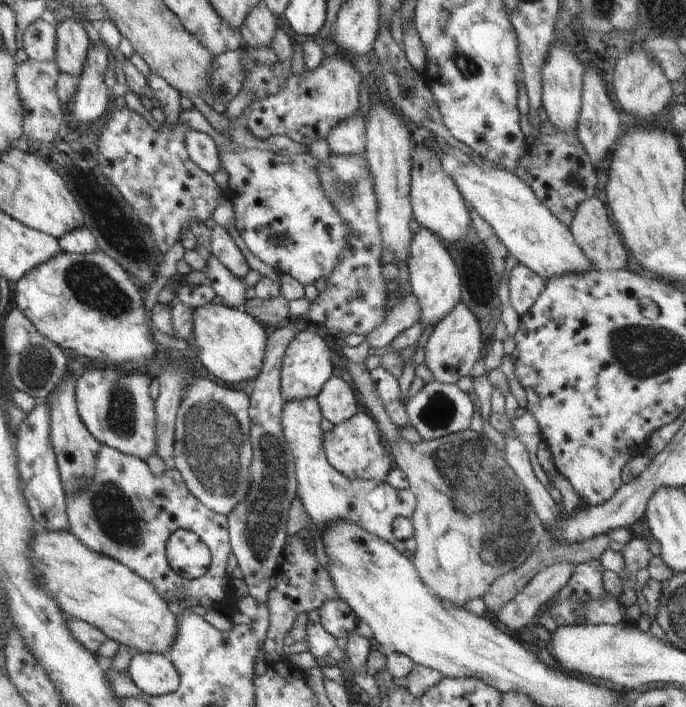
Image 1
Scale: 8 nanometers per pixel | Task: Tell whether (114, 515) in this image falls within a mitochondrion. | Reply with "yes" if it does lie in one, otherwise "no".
yes

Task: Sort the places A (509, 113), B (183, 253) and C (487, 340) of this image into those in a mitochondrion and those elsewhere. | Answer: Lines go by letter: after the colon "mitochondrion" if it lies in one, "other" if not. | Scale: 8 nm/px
A: other
B: other
C: other

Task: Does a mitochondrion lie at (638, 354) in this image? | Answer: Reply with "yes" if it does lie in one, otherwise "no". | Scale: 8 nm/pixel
yes

